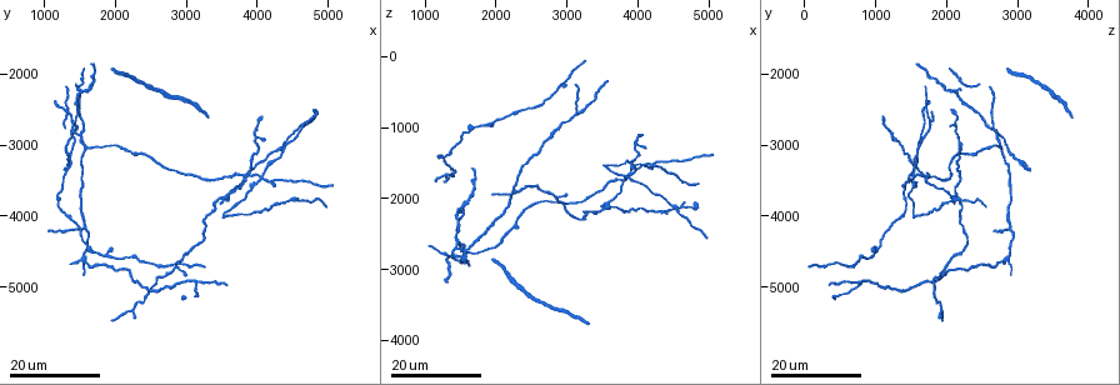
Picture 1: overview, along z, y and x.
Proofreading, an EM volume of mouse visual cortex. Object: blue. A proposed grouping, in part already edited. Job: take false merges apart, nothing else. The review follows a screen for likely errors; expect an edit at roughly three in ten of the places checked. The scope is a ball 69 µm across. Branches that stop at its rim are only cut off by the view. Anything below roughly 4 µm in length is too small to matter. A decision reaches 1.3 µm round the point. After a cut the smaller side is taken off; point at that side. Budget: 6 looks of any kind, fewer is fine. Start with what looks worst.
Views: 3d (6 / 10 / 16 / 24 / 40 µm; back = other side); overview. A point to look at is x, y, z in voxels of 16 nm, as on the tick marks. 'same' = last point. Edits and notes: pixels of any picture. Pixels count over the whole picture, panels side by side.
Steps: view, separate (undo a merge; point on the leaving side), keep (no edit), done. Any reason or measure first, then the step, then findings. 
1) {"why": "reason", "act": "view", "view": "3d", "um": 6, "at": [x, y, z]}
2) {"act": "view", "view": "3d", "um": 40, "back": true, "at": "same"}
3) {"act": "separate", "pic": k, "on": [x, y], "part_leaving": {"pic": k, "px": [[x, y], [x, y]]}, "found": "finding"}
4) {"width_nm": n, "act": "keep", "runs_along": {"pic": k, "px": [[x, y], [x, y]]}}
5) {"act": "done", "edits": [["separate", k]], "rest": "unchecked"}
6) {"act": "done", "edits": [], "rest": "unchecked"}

{"why": "four arms meet", "act": "view", "view": "3d", "um": 24, "at": [4050, 3500, 1550]}

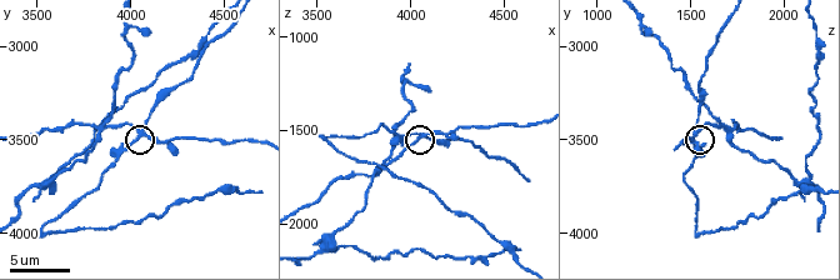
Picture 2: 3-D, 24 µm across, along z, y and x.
{"why": "closer look", "act": "view", "view": "3d", "um": 10, "at": [4040, 3480, 1520]}

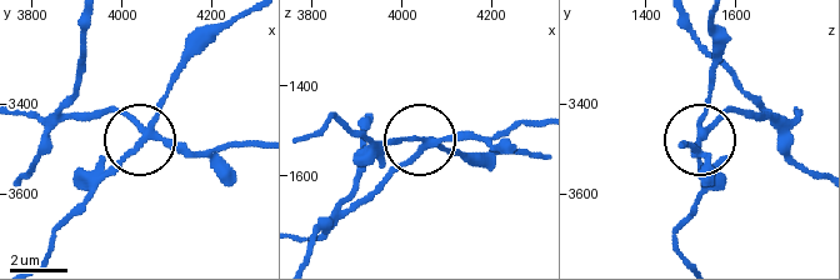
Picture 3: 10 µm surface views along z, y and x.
{"arms": 4, "act": "separate", "pic": 3, "on": [118, 164], "part_leaving": {"pic": 3, "px": [[144, 133], [58, 230], [44, 259]]}, "found": "two neurons meet here"}

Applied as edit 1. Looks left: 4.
{"why": "a fork", "act": "view", "view": "3d", "um": 16, "at": [3150, 4950, 800]}

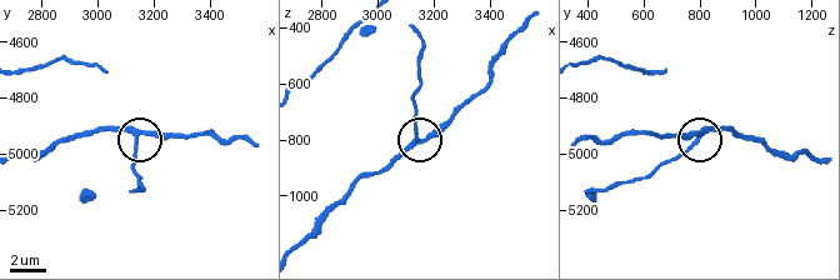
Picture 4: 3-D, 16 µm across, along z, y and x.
{"act": "view", "view": "3d", "um": 10, "at": [3150, 4940, 790]}

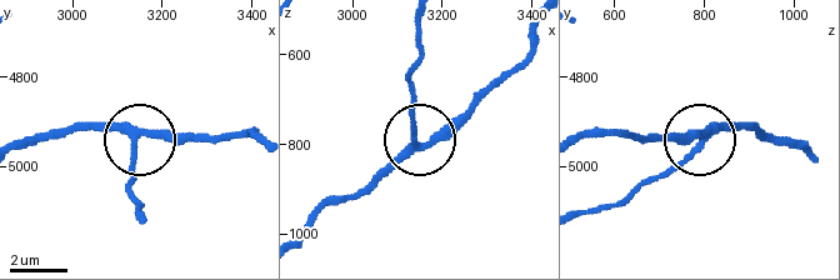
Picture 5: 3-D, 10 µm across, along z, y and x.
{"why": "closer look", "act": "view", "view": "3d", "um": 6, "at": [3145, 4940, 795]}

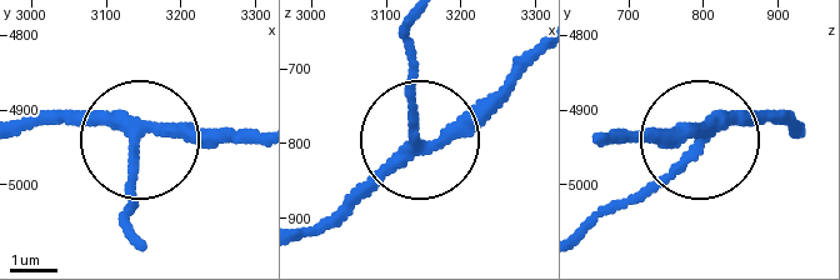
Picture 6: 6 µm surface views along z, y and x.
{"width_nm": 220, "act": "keep", "runs_along": {"pic": 6, "px": [[796, 128], [740, 120], [709, 136], [613, 133]]}, "found": "all the same neuron"}

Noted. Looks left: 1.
{"act": "done", "edits": [["separate", 3]], "rest": "unchecked"}

